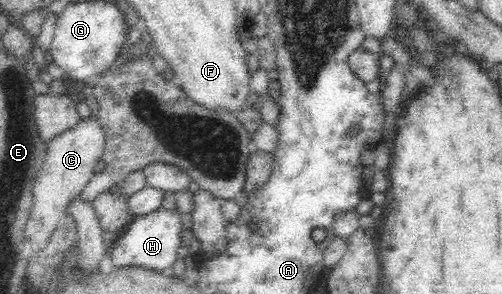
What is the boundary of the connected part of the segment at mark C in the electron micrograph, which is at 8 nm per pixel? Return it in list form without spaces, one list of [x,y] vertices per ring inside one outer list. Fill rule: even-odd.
[[[92,95],[86,100],[91,110],[91,115],[80,119],[74,128],[65,130],[60,136],[54,136],[46,143],[46,154],[44,154],[44,166],[36,176],[34,190],[34,200],[30,210],[30,246],[34,250],[40,250],[48,244],[52,234],[56,232],[64,218],[67,216],[68,208],[72,204],[71,200],[78,197],[84,187],[96,173],[96,164],[103,158],[105,149],[105,134],[103,128],[96,118],[99,110],[99,102]]]

